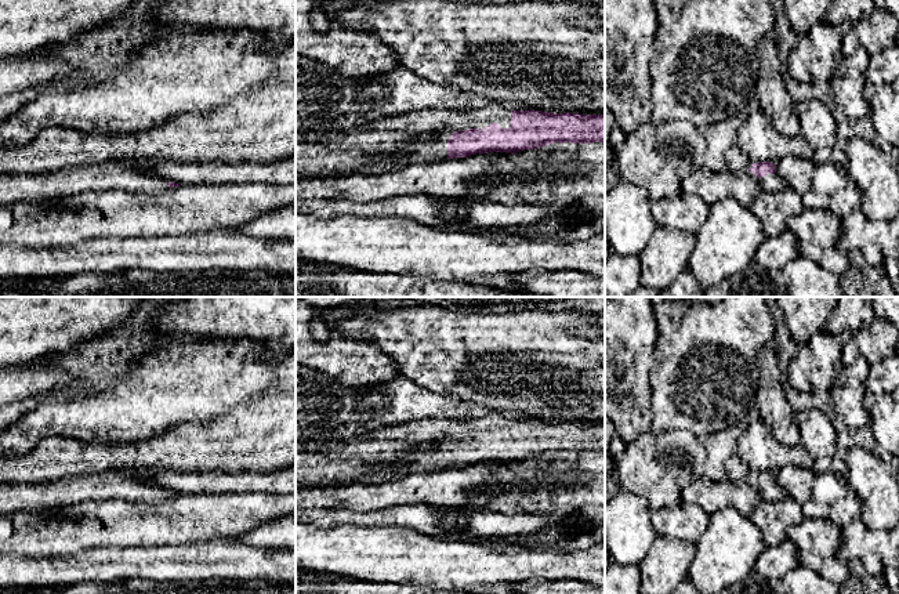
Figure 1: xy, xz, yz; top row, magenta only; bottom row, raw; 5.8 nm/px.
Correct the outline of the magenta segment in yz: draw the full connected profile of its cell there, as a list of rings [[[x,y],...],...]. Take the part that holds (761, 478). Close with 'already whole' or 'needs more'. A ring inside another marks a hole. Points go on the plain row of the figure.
[[[771,471],[751,472],[750,481],[758,488],[764,500],[779,501],[789,496],[776,482],[776,474]]]; needs more

